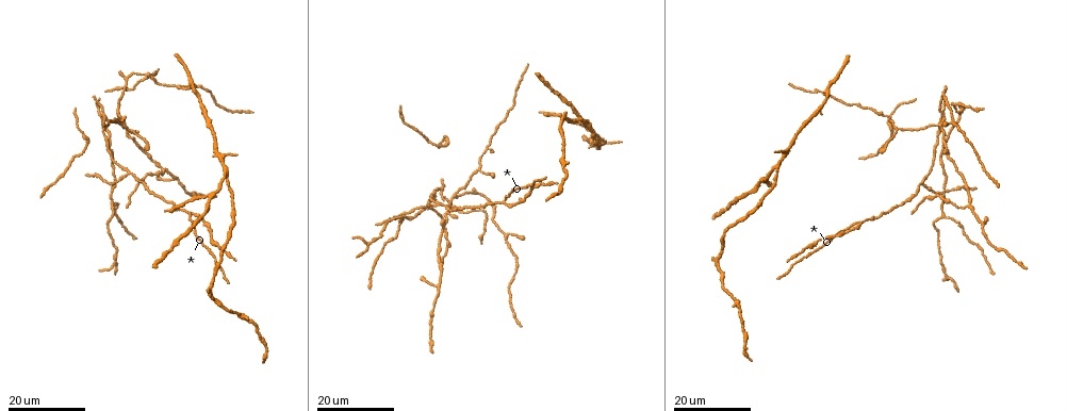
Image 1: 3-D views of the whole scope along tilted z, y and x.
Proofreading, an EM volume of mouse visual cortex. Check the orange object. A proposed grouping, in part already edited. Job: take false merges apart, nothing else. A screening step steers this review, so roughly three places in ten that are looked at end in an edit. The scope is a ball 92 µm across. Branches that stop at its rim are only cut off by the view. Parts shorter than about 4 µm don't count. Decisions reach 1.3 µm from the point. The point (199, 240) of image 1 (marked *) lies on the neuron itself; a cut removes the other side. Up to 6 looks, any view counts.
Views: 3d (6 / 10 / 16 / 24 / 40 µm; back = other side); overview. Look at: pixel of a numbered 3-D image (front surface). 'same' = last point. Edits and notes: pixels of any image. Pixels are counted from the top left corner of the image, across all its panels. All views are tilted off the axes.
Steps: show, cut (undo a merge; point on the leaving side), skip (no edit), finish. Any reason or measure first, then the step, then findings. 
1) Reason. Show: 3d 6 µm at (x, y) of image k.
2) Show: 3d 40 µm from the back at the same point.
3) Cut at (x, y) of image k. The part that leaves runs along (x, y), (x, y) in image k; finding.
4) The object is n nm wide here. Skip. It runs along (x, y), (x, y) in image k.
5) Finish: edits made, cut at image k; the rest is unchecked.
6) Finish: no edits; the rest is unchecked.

A fork. Show: 3d 24 µm at (504, 203) of image 1.

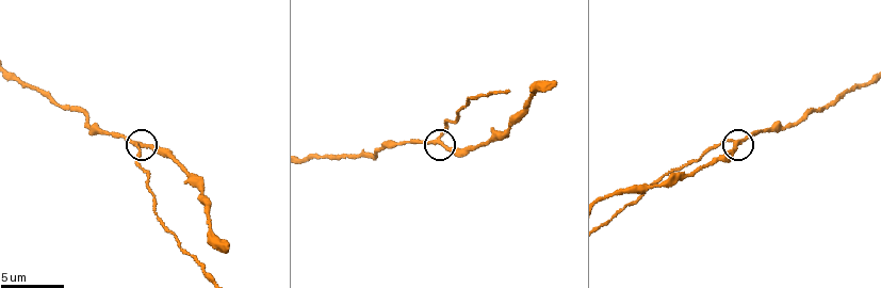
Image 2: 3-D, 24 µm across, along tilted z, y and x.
Closer look. Show: 3d 10 µm at (736, 143) of image 2.

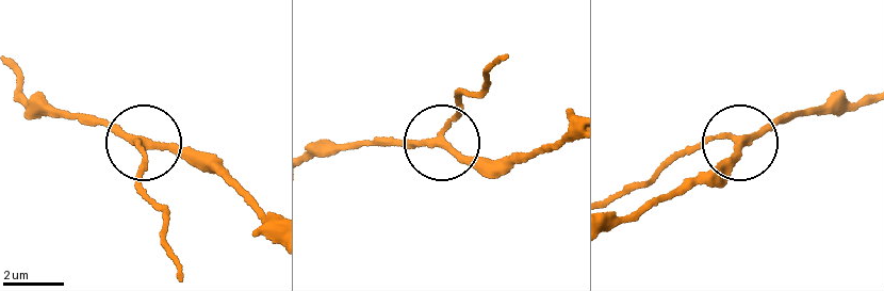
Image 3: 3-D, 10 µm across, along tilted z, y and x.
The object is 210 nm wide here. Skip. It runs along (177, 268), (164, 214), (145, 190), (141, 145), (214, 152) in image 3; continuous, no second neuron.

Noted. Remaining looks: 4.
Show: 3d 24 µm at (984, 223) of image 1.

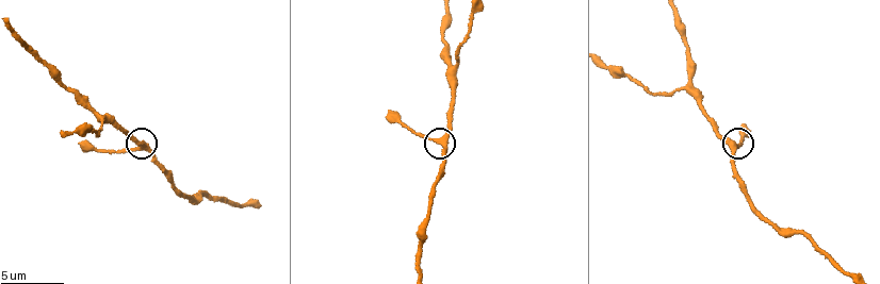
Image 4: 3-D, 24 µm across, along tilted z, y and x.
Show: 3d 6 µm at (734, 147) of image 4.

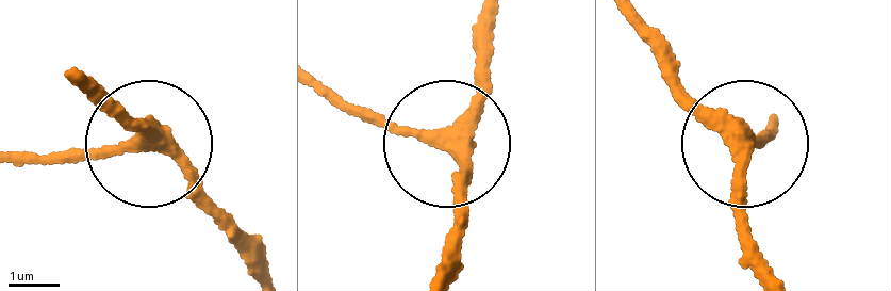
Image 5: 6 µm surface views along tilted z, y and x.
The side arm is 5 µm long. Skip. It runs along (79, 70), (153, 139), (113, 155), (27, 148) in image 5; all the same neuron.

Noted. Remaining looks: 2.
Looks like a crossing. Show: 3d 16 µm at (223, 173) of image 1.

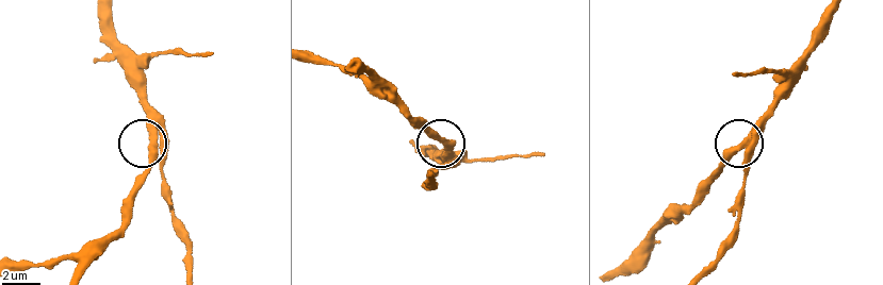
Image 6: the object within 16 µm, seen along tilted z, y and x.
Closer look. Show: 3d 6 µm at (153, 136) of image 6.

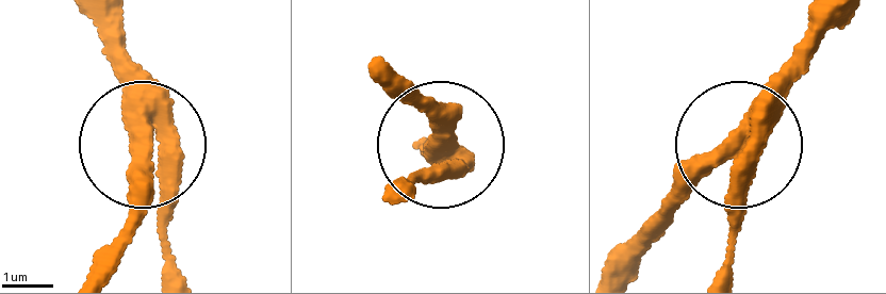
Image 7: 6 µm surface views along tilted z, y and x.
The object is 330 nm wide here. Skip. It runs along (718, 273), (736, 221), (728, 151), (640, 223) in image 7; one neuron here.

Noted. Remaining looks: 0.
Finish: no edits; the rest is unchecked.

